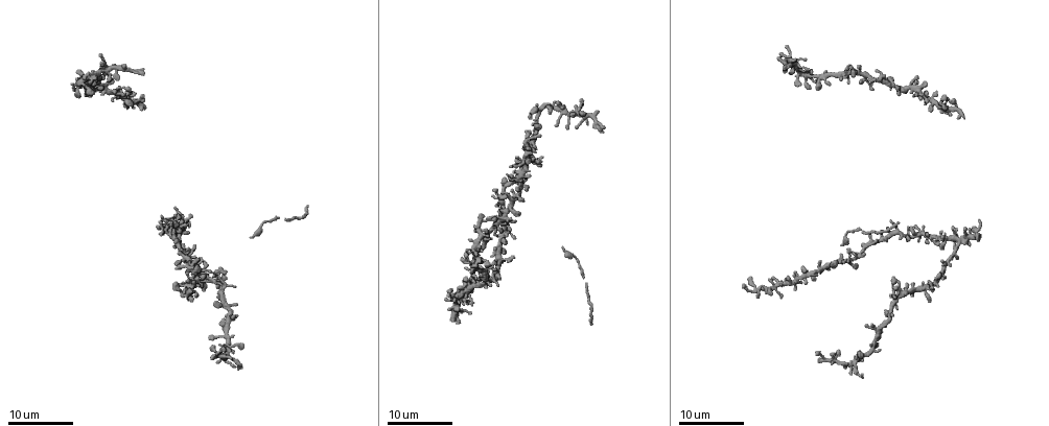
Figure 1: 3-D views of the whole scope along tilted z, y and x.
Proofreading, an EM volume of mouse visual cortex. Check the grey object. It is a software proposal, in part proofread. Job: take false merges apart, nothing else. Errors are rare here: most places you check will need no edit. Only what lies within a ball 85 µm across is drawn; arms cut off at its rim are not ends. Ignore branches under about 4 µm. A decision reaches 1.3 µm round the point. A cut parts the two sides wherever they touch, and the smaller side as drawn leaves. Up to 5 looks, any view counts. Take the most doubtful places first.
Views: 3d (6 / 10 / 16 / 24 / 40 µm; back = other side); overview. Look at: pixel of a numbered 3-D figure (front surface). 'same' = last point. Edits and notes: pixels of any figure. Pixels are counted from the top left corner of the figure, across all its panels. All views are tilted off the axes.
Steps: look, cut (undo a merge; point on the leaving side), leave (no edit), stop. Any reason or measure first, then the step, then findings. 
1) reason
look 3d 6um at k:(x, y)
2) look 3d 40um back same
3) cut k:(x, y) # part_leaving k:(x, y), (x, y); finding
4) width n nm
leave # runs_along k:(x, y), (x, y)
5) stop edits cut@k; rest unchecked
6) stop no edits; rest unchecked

three arms meet
look 3d 16um at 1:(511, 208)

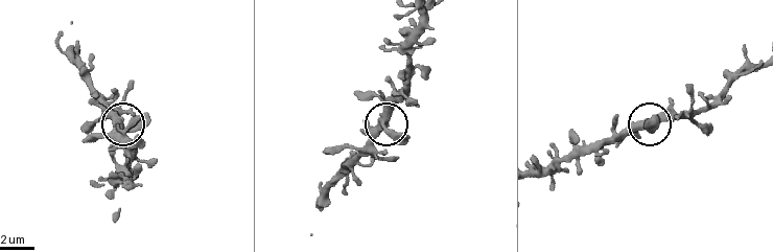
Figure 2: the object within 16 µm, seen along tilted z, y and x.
look 3d 10um same

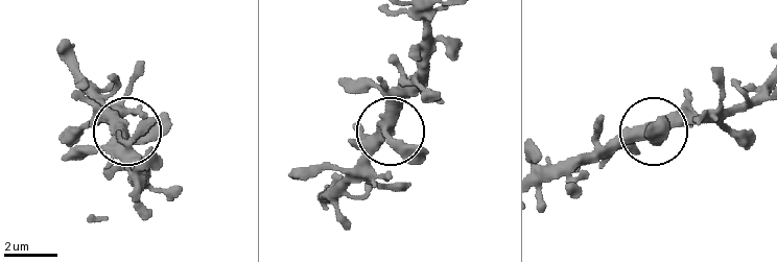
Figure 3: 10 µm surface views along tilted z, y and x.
width 370 nm
leave # runs_along 3:(763, 85), (730, 106), (637, 130), (574, 156); continuous, no second neuron

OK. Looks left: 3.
small branch off a trunk
look 3d 24um at 1:(524, 142)

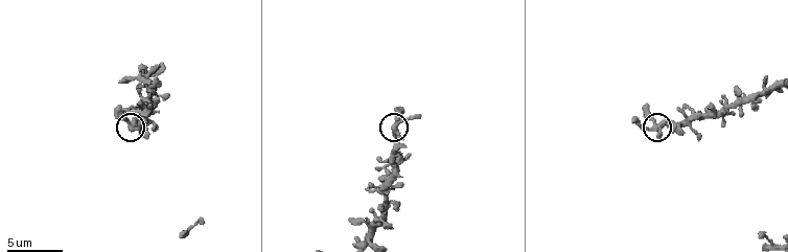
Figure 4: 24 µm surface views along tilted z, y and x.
zoom in
look 3d 10um at 4:(393, 126)

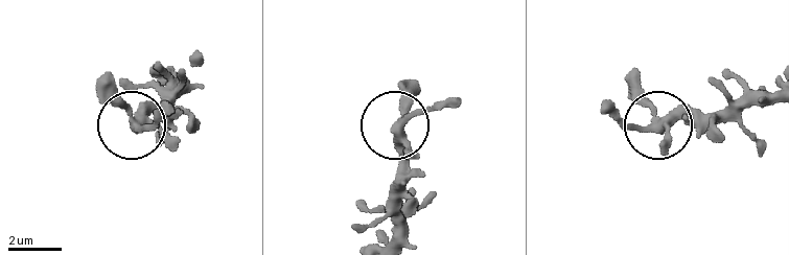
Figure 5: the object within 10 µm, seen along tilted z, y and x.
look 3d 6um at 5:(140, 121)

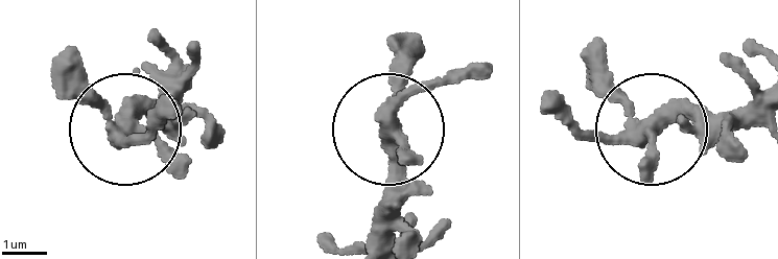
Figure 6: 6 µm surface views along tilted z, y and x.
width 320 nm
leave # runs_along 6:(379, 236), (395, 116), (464, 67); all the same neuron

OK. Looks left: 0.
stop no edits; rest unchecked

